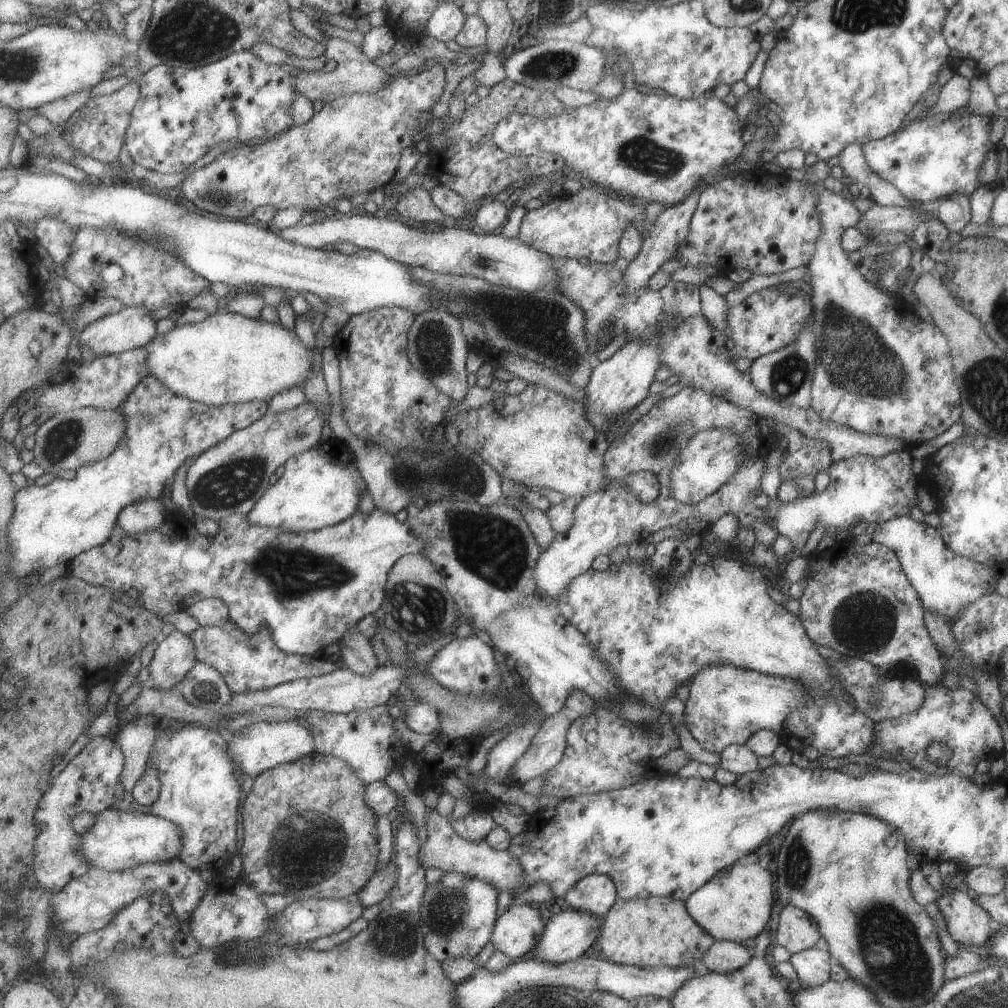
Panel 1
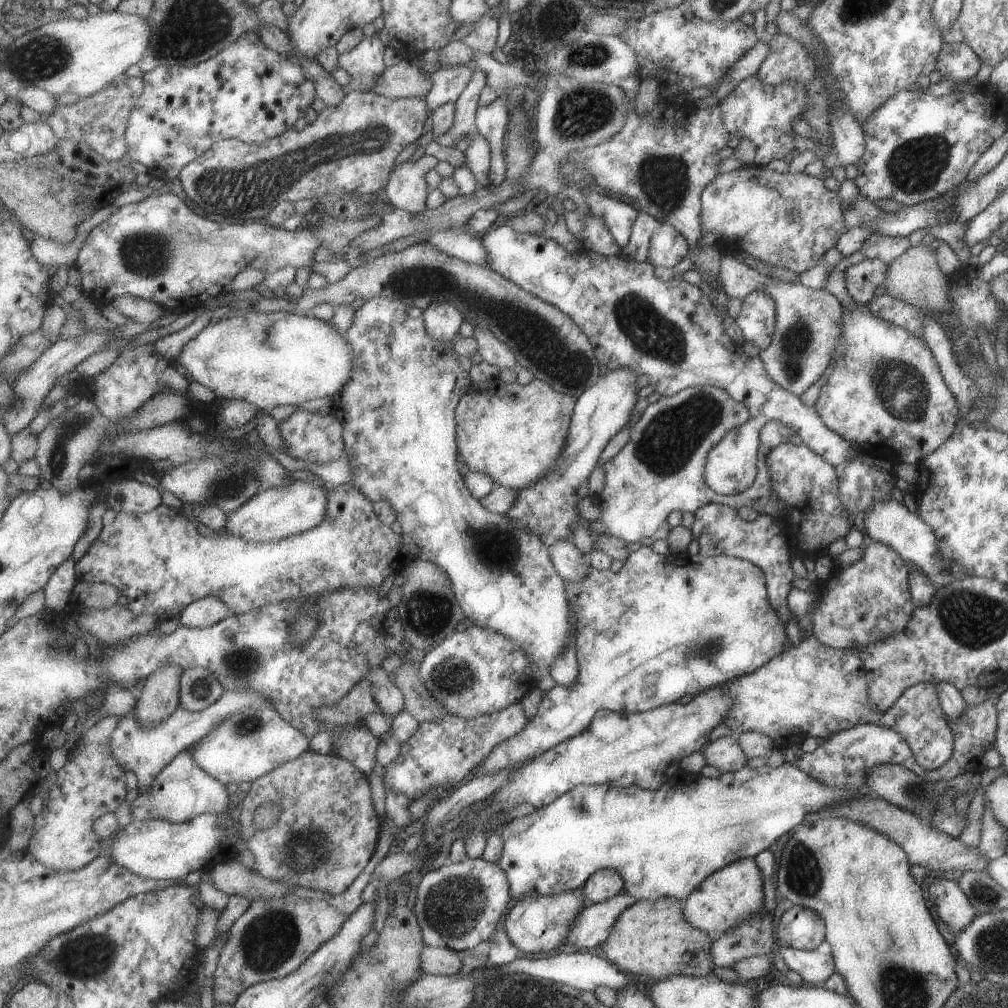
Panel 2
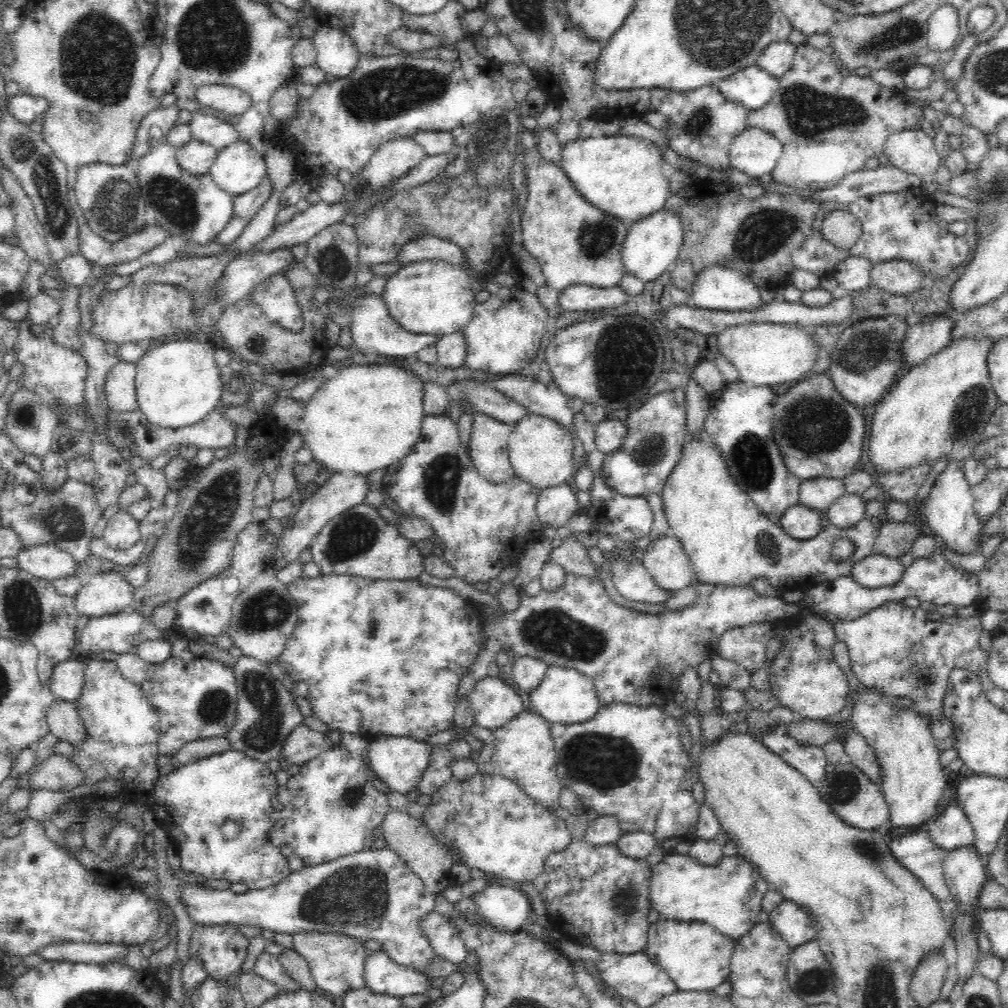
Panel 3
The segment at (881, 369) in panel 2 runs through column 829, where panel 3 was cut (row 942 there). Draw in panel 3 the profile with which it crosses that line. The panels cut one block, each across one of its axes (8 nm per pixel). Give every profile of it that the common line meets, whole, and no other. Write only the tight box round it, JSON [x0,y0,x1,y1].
[178,848,437,976]

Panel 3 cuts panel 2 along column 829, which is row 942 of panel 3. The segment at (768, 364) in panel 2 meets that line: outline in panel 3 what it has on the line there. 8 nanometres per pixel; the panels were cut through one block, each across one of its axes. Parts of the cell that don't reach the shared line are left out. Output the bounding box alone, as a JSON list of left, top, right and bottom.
[292,932,367,997]

